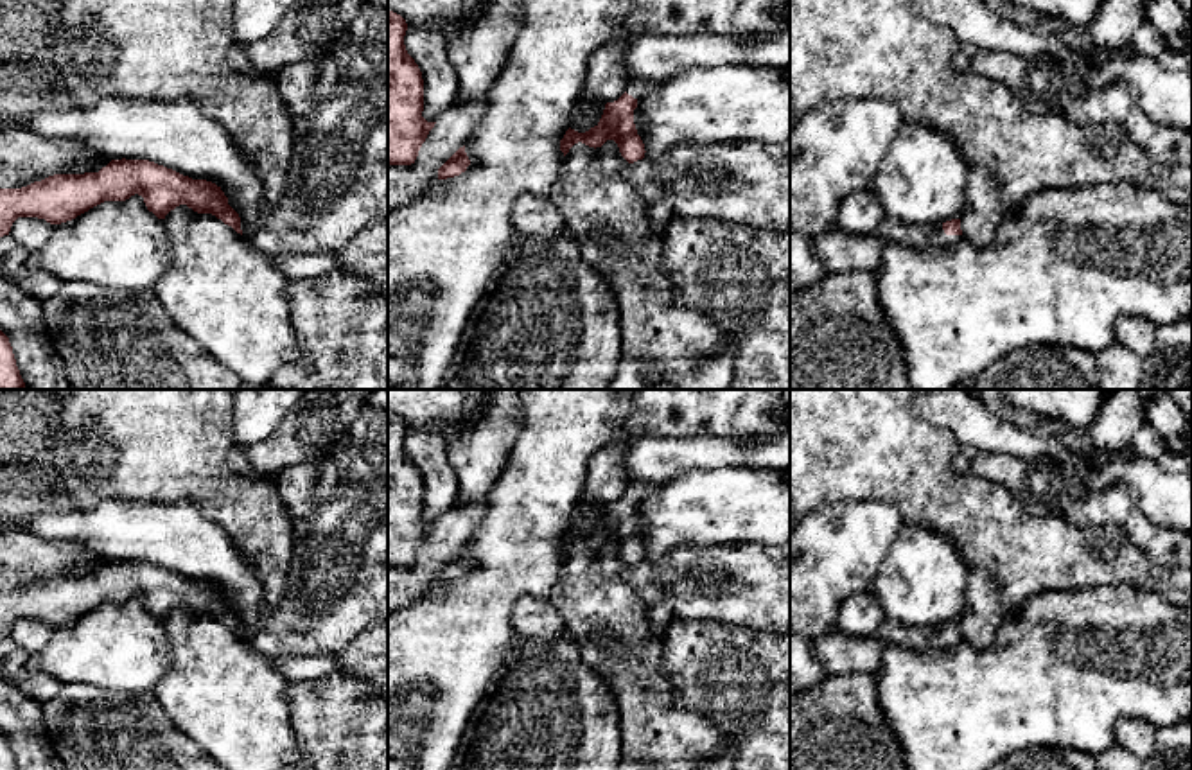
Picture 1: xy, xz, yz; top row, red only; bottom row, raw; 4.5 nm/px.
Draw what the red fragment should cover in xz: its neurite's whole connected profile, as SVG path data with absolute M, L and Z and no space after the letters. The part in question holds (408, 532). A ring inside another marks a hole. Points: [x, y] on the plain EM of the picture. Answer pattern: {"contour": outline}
{"contour": "M388 413L388 567L415 565L436 526L422 519L424 481L406 452L406 433L406 422Z"}

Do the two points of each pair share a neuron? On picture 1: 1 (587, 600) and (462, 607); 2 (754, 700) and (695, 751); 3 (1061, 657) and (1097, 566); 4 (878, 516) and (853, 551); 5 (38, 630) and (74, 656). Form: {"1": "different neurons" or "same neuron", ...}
{"1": "different neurons", "2": "different neurons", "3": "different neurons", "4": "same neuron", "5": "different neurons"}

